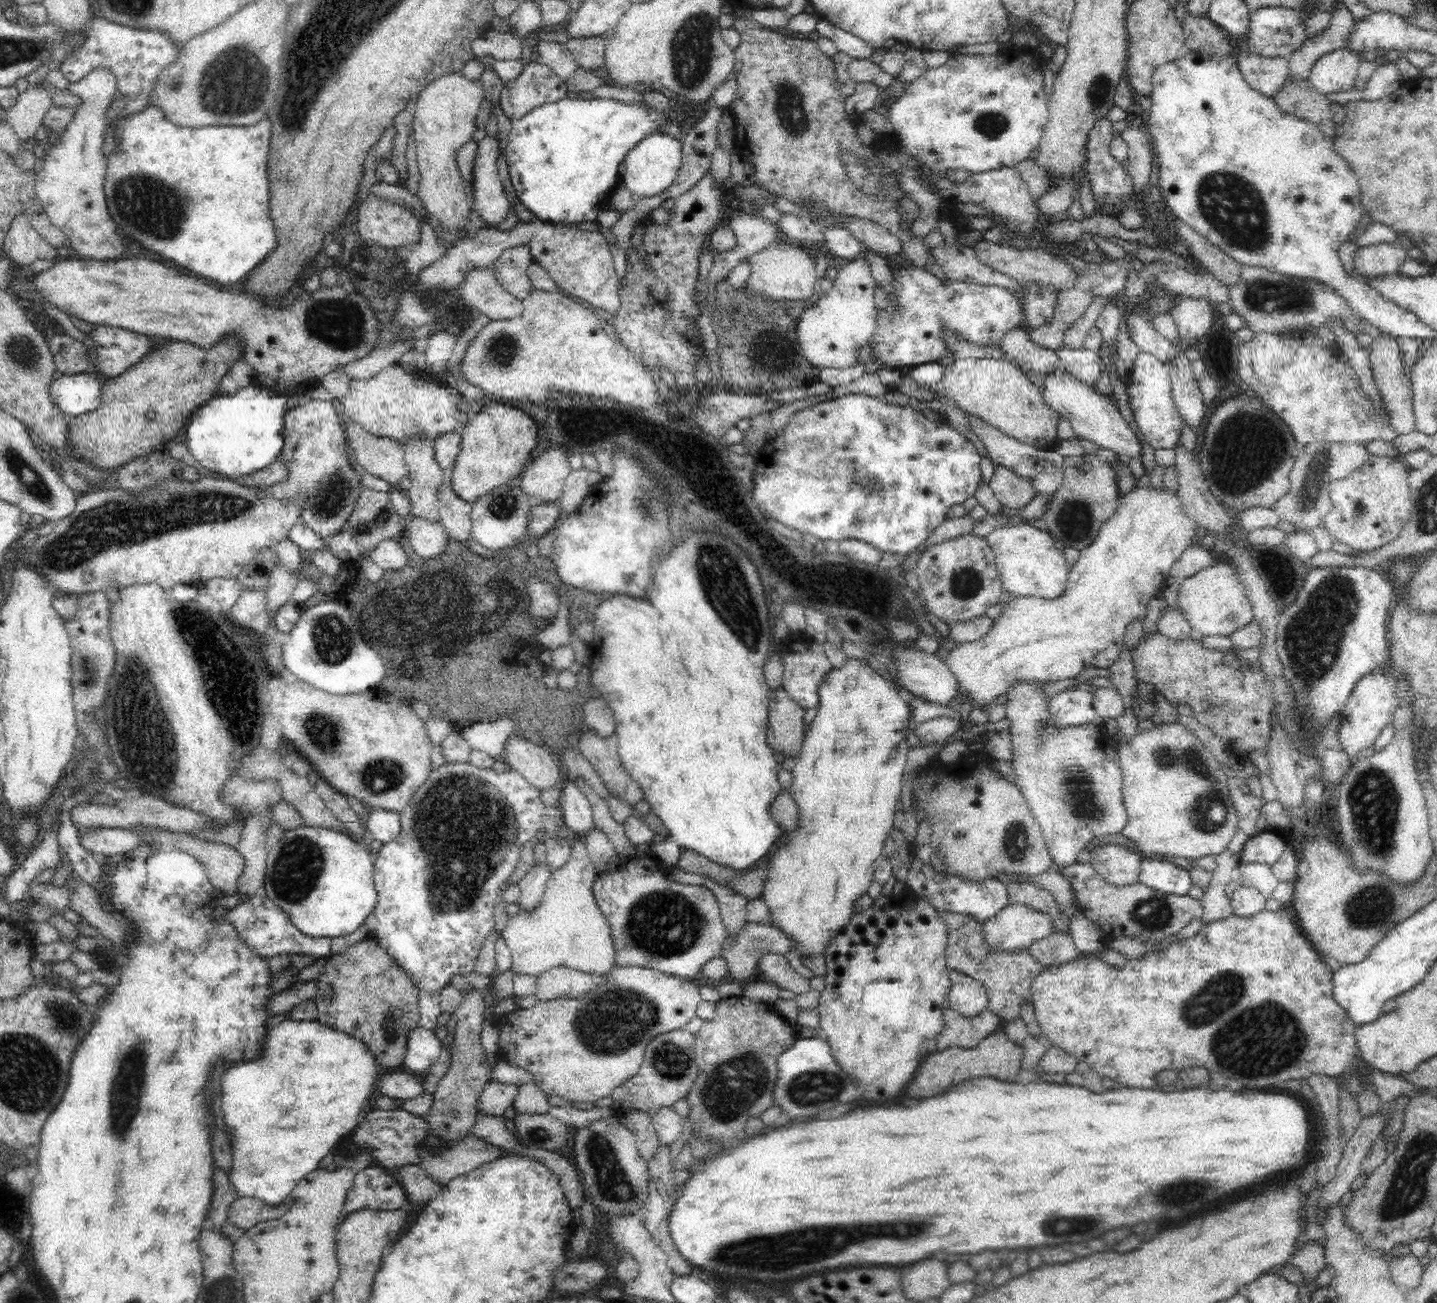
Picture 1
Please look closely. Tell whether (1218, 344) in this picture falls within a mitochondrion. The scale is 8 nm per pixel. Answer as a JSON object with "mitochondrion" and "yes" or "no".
{"mitochondrion":"no"}

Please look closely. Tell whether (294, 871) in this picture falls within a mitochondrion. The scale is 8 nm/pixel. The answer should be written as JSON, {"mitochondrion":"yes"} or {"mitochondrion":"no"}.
{"mitochondrion":"yes"}

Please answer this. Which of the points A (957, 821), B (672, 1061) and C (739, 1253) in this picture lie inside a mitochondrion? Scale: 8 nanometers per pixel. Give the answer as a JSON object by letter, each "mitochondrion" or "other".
{"A":"other","B":"mitochondrion","C":"mitochondrion"}

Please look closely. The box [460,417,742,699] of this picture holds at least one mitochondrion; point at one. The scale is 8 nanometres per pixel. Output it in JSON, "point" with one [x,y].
{"point":[503,505]}

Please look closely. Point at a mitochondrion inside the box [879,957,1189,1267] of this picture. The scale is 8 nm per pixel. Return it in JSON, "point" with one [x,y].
{"point":[1065,1224]}

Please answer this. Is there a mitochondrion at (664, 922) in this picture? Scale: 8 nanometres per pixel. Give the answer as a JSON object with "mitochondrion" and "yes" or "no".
{"mitochondrion":"yes"}

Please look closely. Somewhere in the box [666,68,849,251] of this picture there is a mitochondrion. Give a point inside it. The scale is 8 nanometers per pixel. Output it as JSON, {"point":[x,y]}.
{"point":[789,106]}

